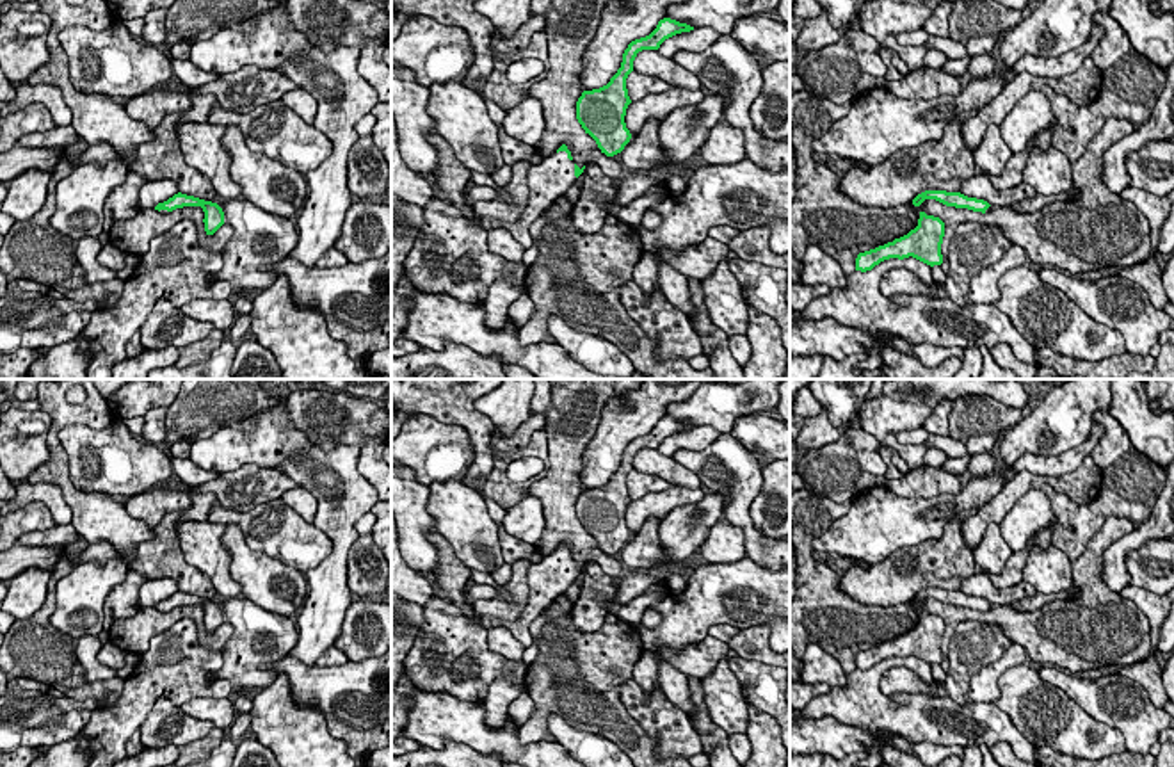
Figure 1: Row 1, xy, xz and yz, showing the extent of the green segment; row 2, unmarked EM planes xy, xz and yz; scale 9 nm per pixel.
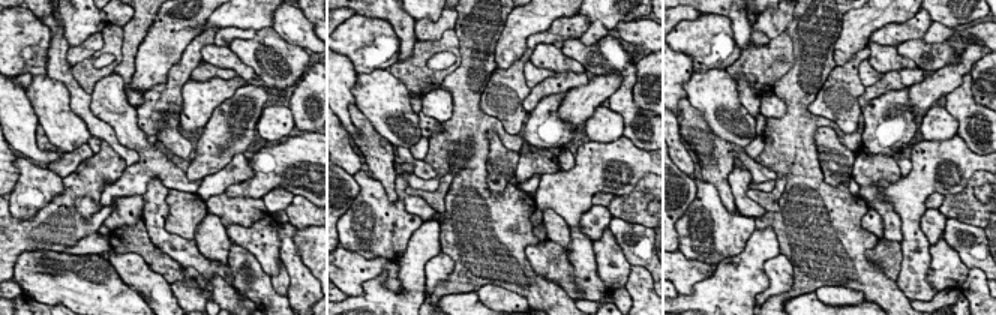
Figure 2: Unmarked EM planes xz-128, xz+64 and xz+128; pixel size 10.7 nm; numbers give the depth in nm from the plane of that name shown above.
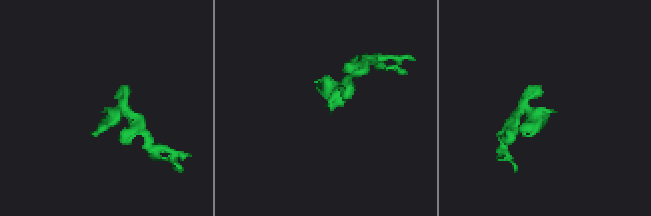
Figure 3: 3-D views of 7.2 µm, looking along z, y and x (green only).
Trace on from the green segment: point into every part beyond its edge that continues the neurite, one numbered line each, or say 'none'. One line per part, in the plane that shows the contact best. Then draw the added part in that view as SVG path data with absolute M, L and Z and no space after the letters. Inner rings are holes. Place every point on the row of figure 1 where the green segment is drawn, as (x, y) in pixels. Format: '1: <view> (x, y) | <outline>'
1: xz (548, 180) | M559 151L544 158L539 166L530 166L527 178L530 196L516 222L507 222L486 215L482 217L480 226L487 231L505 228L518 244L528 249L532 246L532 222L541 217L543 212L575 182L575 162L567 158L566 151Z

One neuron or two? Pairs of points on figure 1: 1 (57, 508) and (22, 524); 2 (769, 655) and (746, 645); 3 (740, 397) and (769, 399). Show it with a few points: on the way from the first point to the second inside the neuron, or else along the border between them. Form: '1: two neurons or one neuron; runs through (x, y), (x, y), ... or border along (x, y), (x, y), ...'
1: two neurons; border along (18, 509), (41, 502), (56, 524)
2: one neuron; runs through (763, 653), (751, 645)
3: one neuron; runs through (747, 404), (762, 399)

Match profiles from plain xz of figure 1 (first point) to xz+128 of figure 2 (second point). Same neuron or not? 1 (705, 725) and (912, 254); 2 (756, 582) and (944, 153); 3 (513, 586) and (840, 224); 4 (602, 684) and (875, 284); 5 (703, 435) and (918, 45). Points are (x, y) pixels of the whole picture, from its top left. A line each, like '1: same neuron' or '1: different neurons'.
1: same neuron
2: same neuron
3: same neuron
4: same neuron
5: different neurons

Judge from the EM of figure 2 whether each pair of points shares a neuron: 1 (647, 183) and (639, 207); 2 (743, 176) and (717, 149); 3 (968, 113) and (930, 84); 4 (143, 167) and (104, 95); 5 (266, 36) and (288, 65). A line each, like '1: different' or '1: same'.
1: same
2: different
3: different
4: same
5: same

